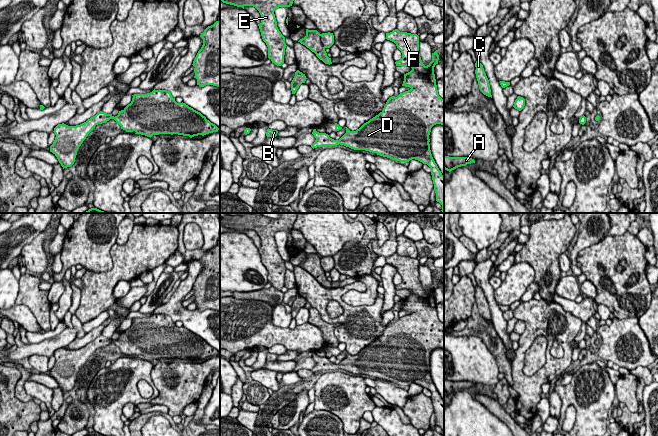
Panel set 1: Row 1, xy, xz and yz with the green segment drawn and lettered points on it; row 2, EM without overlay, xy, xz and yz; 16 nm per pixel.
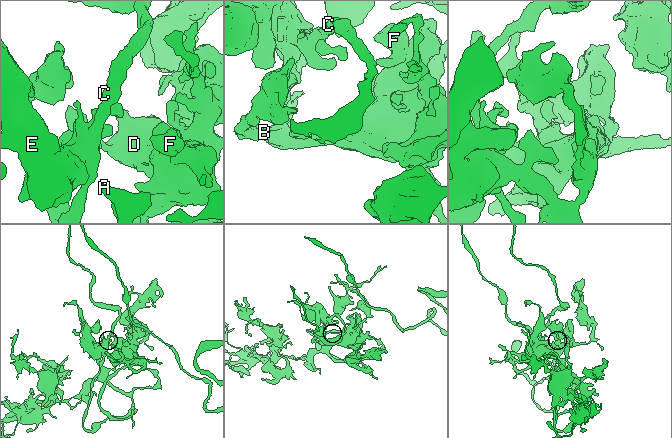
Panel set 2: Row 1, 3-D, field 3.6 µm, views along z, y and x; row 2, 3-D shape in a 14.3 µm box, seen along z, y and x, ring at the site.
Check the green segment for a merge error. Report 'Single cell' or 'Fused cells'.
Single cell

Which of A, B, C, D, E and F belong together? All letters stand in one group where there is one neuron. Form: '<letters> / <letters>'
A B C D E F

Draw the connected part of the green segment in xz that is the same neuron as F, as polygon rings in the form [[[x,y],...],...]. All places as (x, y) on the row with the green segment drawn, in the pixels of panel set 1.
[[[398,29],[386,33],[386,39],[394,42],[402,53],[402,58],[396,61],[396,66],[409,66],[412,70],[404,74],[402,86],[411,89],[400,93],[397,97],[390,97],[383,110],[364,123],[356,131],[350,131],[347,127],[346,133],[339,139],[334,140],[326,133],[319,133],[316,129],[312,134],[316,138],[311,147],[327,147],[344,145],[354,150],[365,150],[377,155],[390,158],[400,162],[409,162],[412,159],[427,164],[431,169],[436,201],[442,205],[444,213],[444,176],[435,163],[431,150],[429,135],[431,128],[436,124],[444,125],[444,99],[437,90],[434,67],[438,64],[438,50],[432,53],[432,61],[425,66],[419,54],[419,36],[407,32],[400,32]]]

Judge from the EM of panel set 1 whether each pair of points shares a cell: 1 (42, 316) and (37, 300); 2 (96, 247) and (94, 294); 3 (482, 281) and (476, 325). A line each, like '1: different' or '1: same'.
1: same
2: different
3: different

